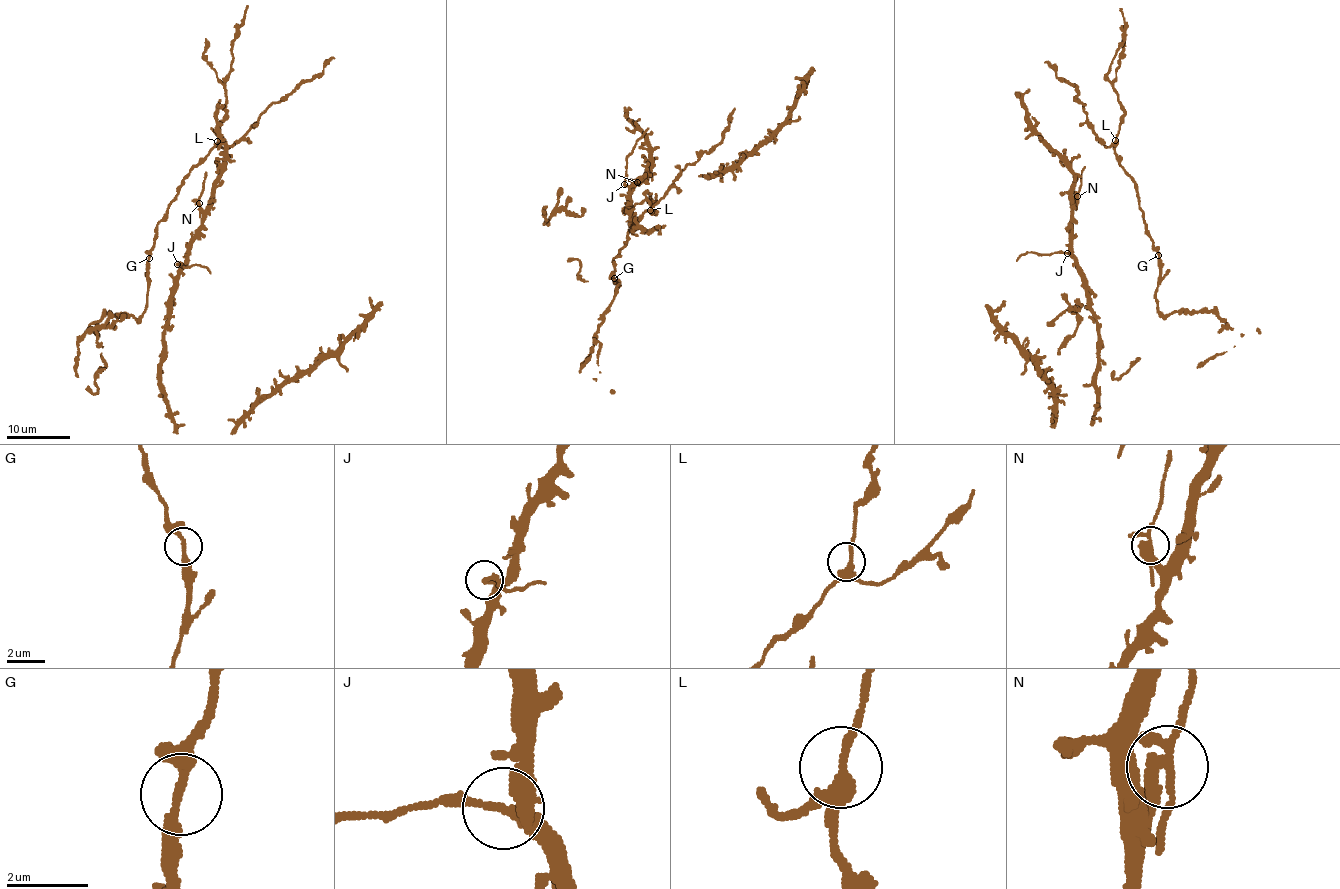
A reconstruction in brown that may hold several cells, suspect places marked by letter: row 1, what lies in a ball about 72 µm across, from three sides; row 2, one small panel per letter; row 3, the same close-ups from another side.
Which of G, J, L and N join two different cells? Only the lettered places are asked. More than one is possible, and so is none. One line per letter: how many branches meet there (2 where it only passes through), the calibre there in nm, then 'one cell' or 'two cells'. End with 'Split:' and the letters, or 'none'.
G: 2 | 240 nm | one cell
J: 2 | 190 nm | two cells
L: 3 | 280 nm | one cell
N: 3 | 280 nm | two cells
Split: J, N

